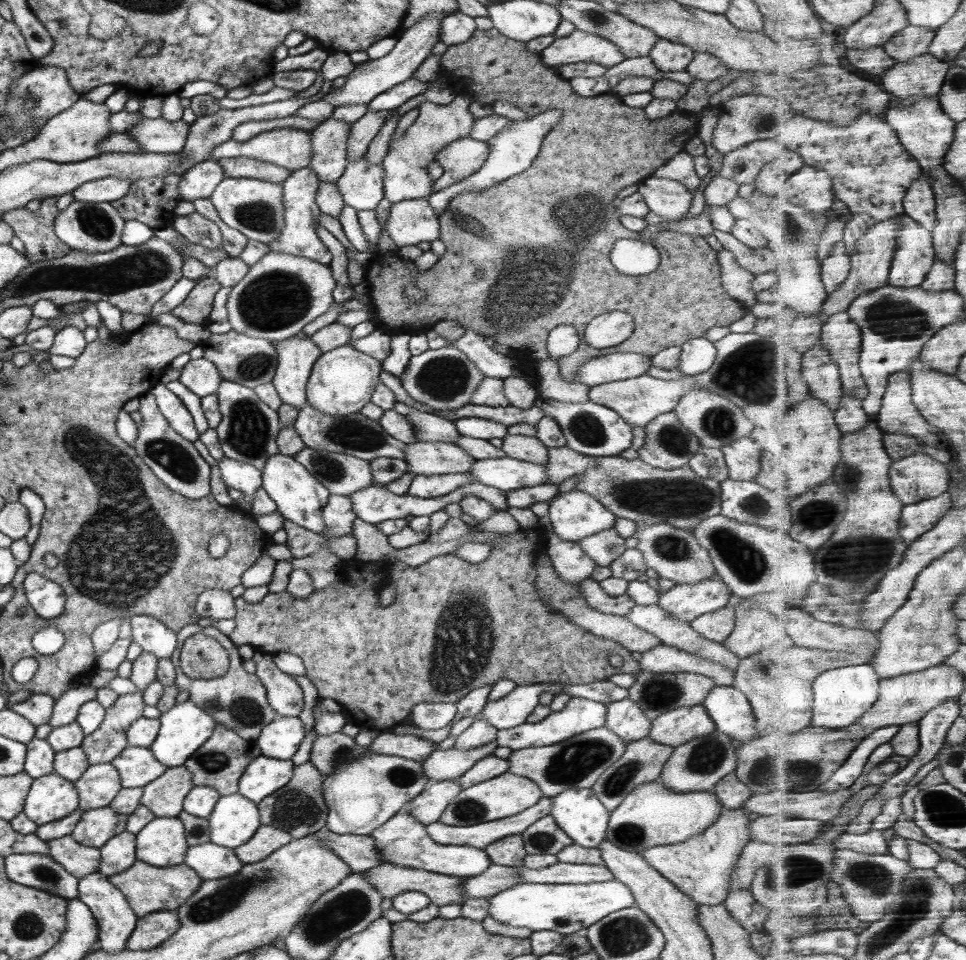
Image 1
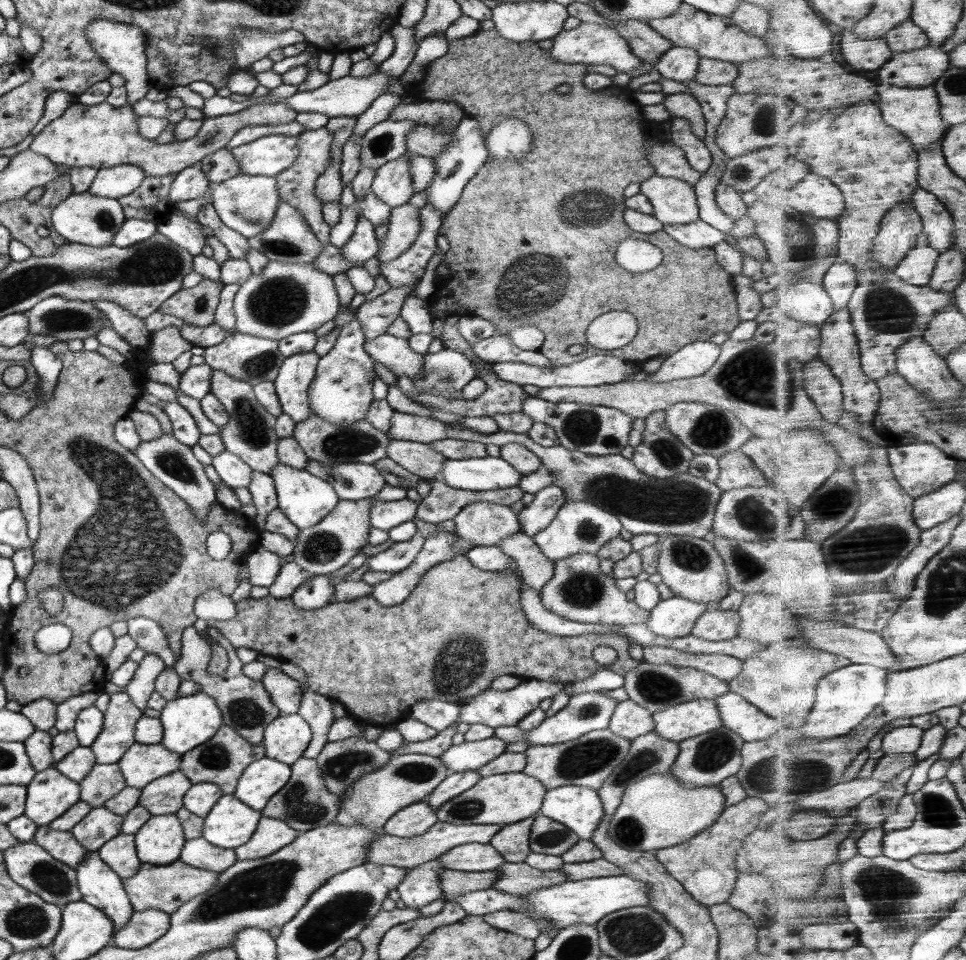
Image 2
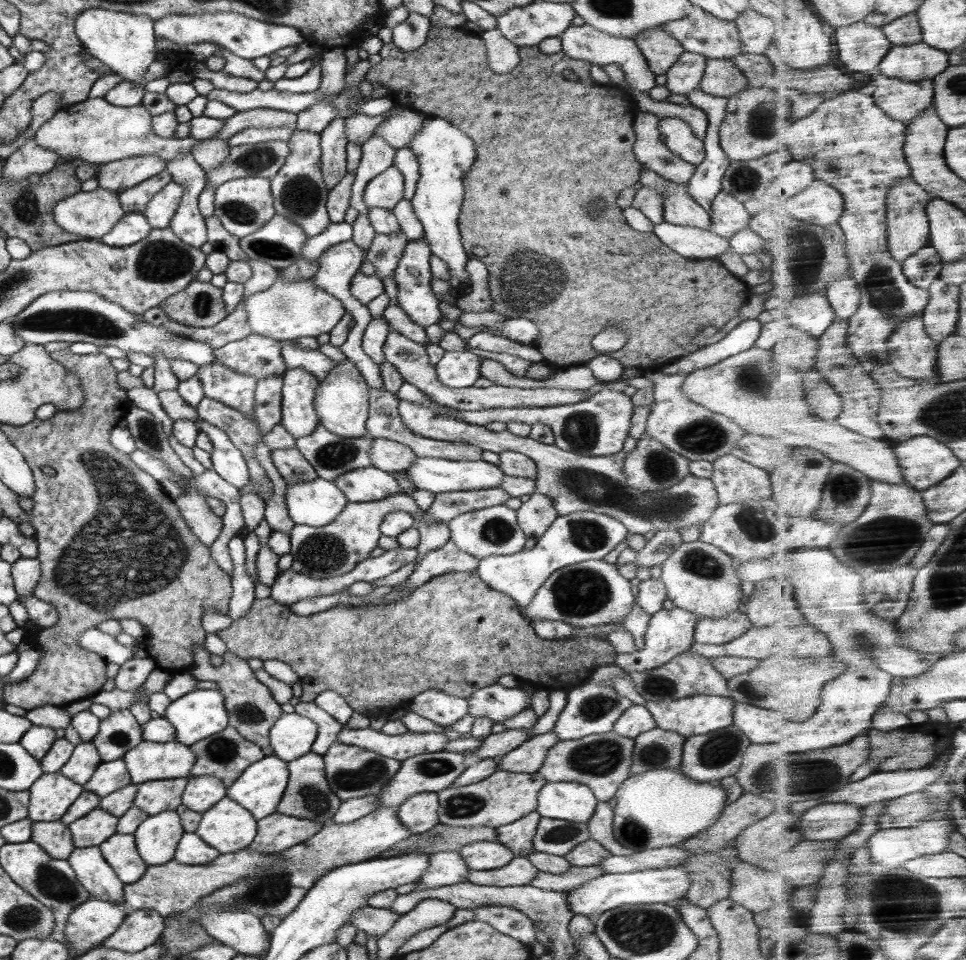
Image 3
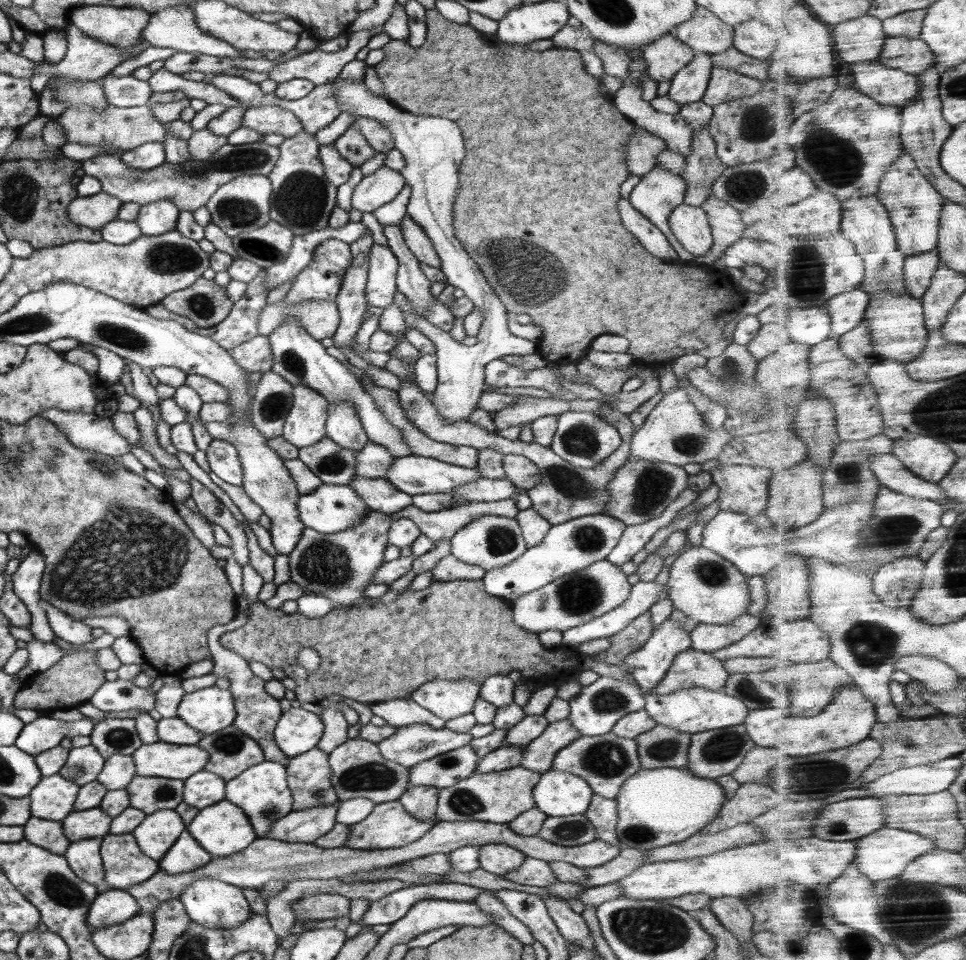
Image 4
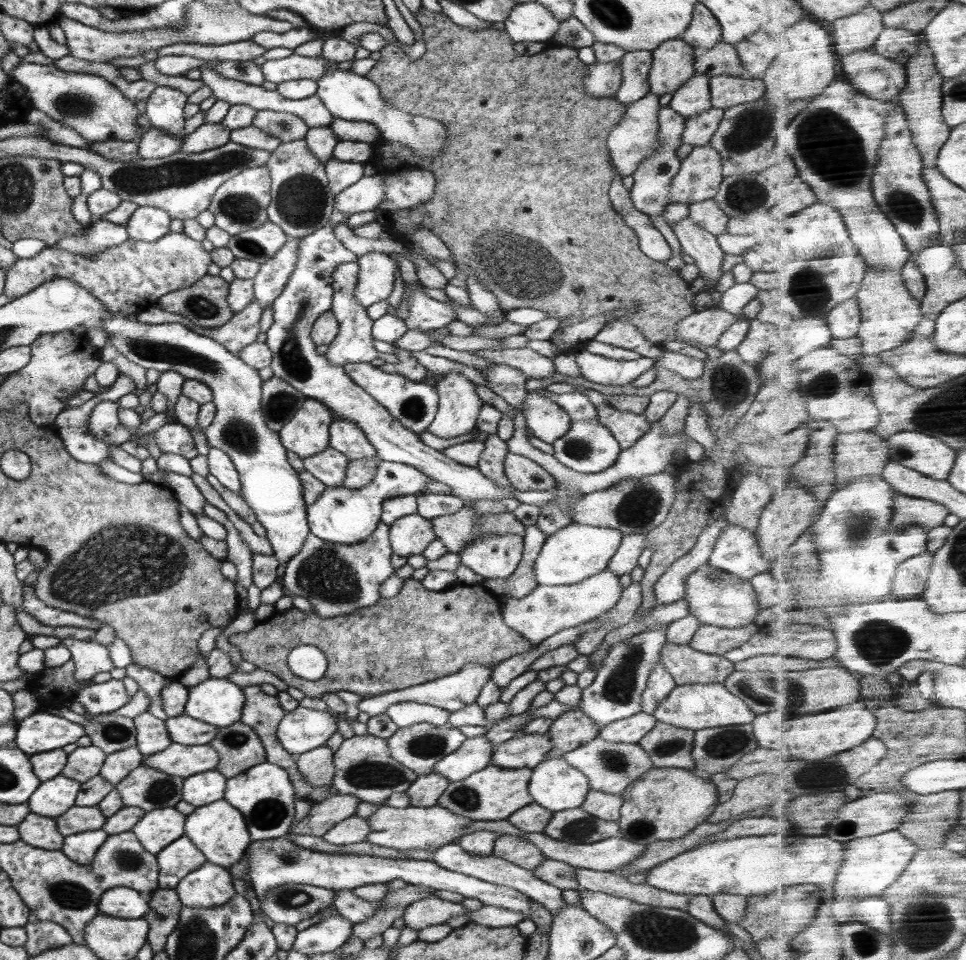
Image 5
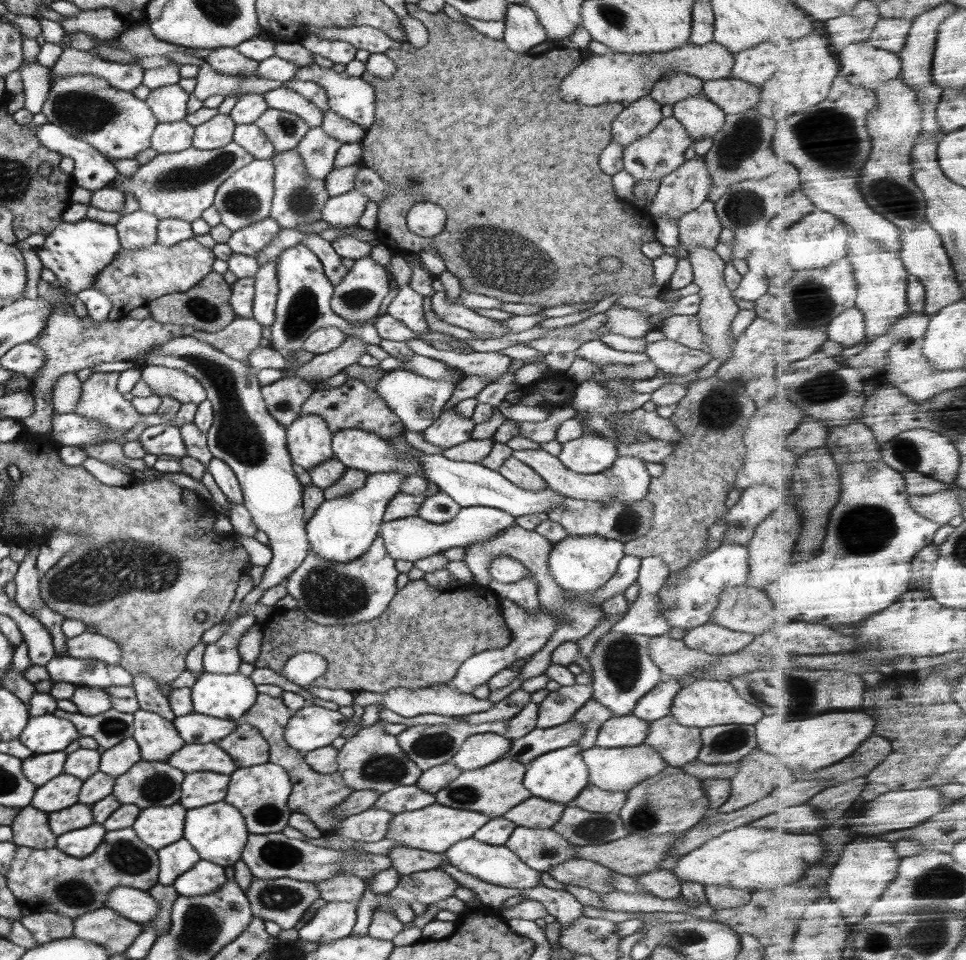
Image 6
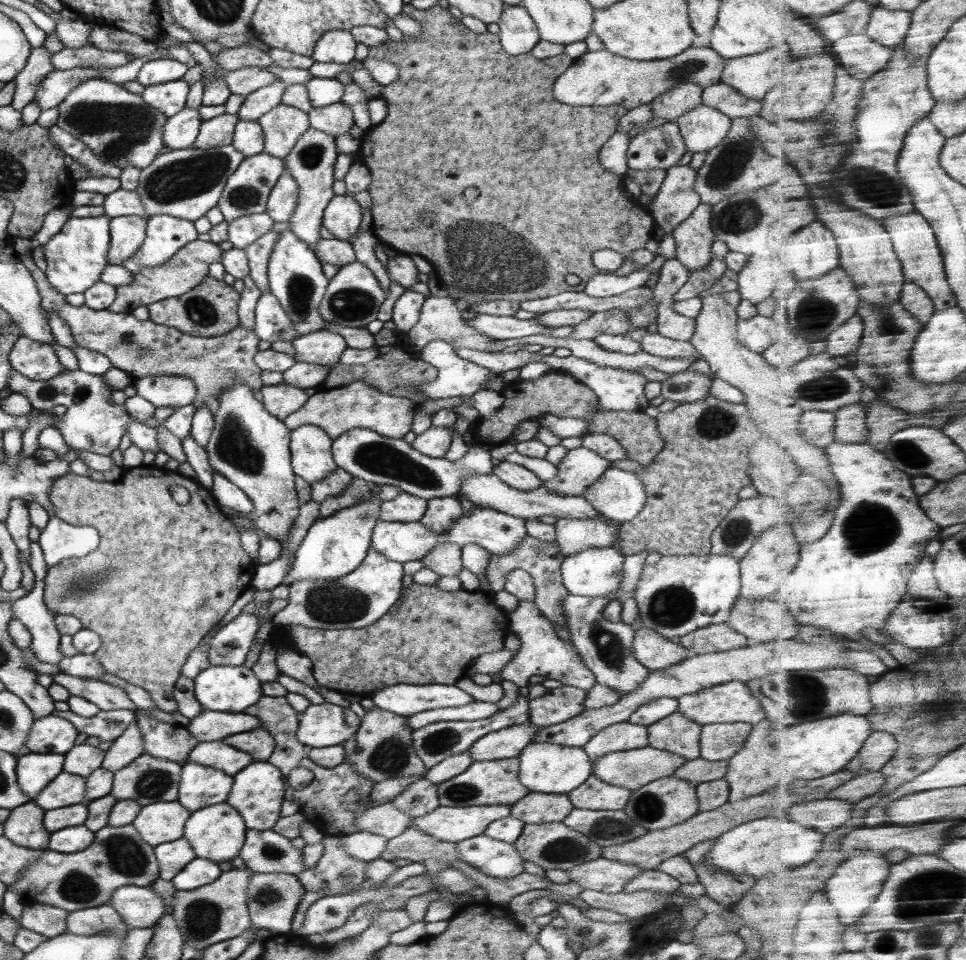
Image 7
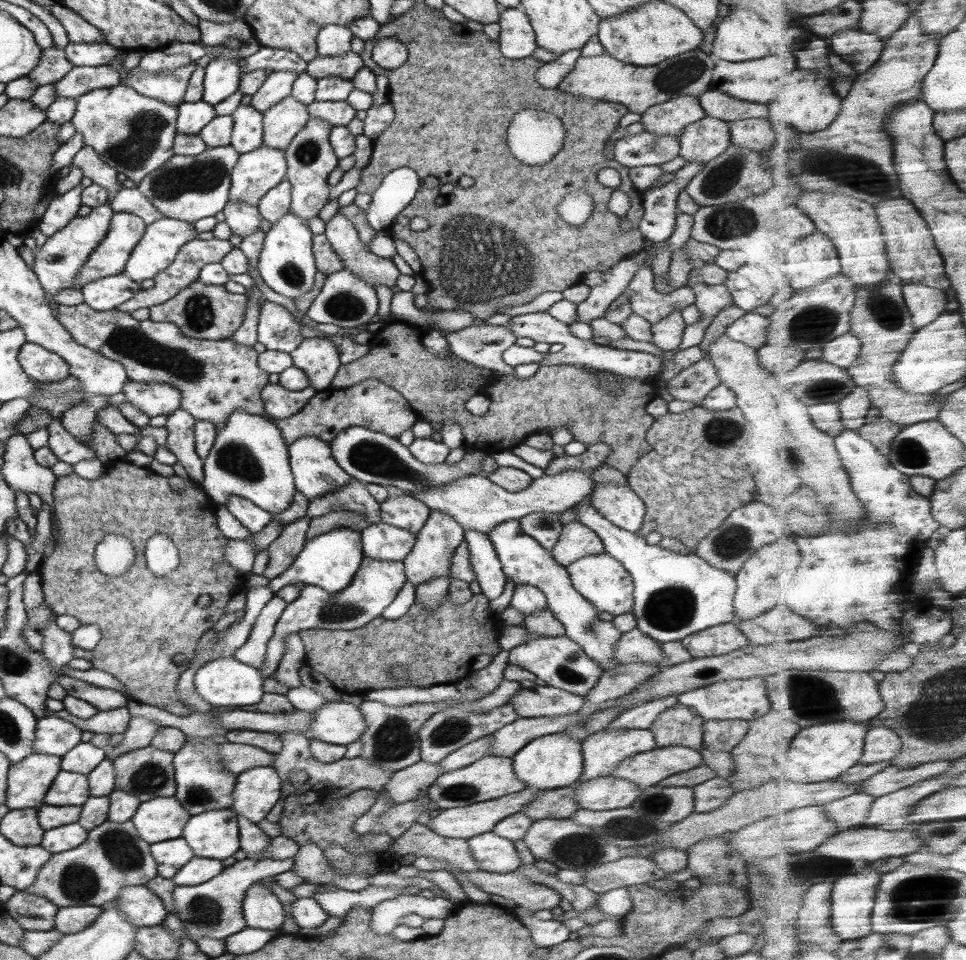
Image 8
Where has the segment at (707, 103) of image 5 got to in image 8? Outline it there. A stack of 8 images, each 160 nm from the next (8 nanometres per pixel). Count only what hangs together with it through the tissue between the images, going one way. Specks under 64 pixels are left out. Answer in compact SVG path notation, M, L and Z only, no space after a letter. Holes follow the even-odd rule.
M710 116L686 126L678 140L679 156L687 162L703 165L724 154L732 145L726 121Z

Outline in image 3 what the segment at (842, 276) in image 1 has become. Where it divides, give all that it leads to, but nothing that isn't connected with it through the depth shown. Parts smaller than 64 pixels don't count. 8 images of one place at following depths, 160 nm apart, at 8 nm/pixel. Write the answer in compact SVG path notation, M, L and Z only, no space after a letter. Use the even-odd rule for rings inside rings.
M844 277L835 280L827 289L838 320L851 320L860 308L863 297L859 282L854 277Z

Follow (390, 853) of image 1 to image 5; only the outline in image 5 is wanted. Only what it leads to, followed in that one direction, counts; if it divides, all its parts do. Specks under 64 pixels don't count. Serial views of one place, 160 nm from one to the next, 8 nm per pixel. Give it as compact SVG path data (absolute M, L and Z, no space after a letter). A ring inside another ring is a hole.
M430 772L419 777L405 790L412 806L434 806L449 785L449 780L441 774ZM500 835L494 843L492 853L498 858L513 862L520 868L532 871L546 859L537 846L522 837L510 835Z

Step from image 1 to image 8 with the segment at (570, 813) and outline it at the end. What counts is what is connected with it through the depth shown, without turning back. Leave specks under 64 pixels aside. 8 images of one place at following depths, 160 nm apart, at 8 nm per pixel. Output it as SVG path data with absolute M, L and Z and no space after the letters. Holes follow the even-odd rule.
M563 732L535 738L512 756L514 772L526 785L541 790L570 787L582 776L584 759L581 743Z

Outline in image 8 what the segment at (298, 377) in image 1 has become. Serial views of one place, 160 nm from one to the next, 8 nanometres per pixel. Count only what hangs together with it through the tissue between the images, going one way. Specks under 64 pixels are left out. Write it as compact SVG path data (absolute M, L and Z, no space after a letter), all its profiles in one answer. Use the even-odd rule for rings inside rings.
M315 436L297 438L293 443L289 444L288 452L296 490L302 492L310 501L313 498L321 497L323 494L338 490L341 486L347 485L352 478L334 460L329 443Z

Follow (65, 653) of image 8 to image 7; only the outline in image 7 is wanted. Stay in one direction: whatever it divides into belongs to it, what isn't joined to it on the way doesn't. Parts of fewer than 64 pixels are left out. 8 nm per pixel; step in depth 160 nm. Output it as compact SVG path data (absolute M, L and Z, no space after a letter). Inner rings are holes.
M31 541L30 543L30 568L35 574L34 588L26 594L23 598L18 600L12 600L12 613L14 613L14 619L20 620L30 631L32 635L32 642L30 643L30 650L35 654L38 660L42 662L48 662L48 664L58 664L64 657L60 648L62 635L56 629L55 615L50 612L49 608L46 607L45 601L43 600L44 591L44 578L46 577L47 569L49 568L44 561L44 553L38 542Z

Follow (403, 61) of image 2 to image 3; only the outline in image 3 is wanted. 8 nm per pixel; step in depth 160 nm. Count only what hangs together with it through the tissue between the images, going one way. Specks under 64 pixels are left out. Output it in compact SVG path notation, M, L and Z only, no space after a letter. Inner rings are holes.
M410 12L408 18L392 28L393 43L406 53L420 48L426 41L431 24L428 16Z

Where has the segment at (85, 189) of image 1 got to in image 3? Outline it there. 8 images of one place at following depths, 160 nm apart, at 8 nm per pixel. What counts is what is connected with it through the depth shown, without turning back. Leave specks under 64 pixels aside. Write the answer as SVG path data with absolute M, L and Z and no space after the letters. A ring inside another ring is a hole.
M154 155L138 156L107 162L99 168L96 177L99 187L118 192L123 188L136 186L138 183L156 176L167 168L167 163Z

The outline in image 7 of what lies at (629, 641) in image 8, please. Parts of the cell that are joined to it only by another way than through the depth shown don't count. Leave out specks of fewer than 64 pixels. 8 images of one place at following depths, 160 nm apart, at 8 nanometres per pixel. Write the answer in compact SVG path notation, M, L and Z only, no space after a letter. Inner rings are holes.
M645 627L635 630L632 650L634 658L651 671L668 668L691 655L685 646Z

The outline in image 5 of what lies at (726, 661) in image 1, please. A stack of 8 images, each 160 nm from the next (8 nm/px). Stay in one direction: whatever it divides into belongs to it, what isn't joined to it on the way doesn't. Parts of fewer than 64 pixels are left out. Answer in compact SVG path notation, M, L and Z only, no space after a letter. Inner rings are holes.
M610 570L594 574L584 582L568 586L538 585L526 598L499 596L504 623L534 646L546 638L580 624L590 622L616 606L623 592L618 576Z

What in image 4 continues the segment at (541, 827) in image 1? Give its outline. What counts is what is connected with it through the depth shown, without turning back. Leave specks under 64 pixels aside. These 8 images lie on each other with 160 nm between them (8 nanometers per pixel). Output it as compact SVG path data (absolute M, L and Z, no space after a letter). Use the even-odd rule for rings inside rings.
M584 814L547 816L538 837L560 846L578 846L596 839L596 831Z

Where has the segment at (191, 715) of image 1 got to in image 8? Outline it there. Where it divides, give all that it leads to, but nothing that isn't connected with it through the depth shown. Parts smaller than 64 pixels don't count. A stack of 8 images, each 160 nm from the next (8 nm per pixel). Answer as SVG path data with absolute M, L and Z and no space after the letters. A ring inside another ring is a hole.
M220 657L202 664L196 671L193 682L198 694L213 708L244 708L261 702L265 694L263 690L264 678L259 670L234 657Z

